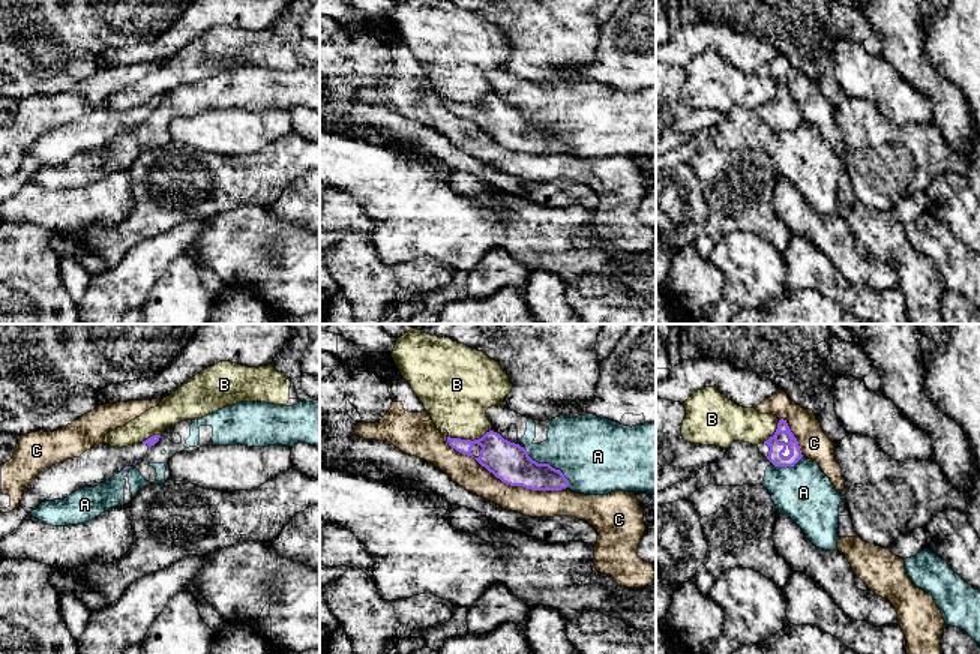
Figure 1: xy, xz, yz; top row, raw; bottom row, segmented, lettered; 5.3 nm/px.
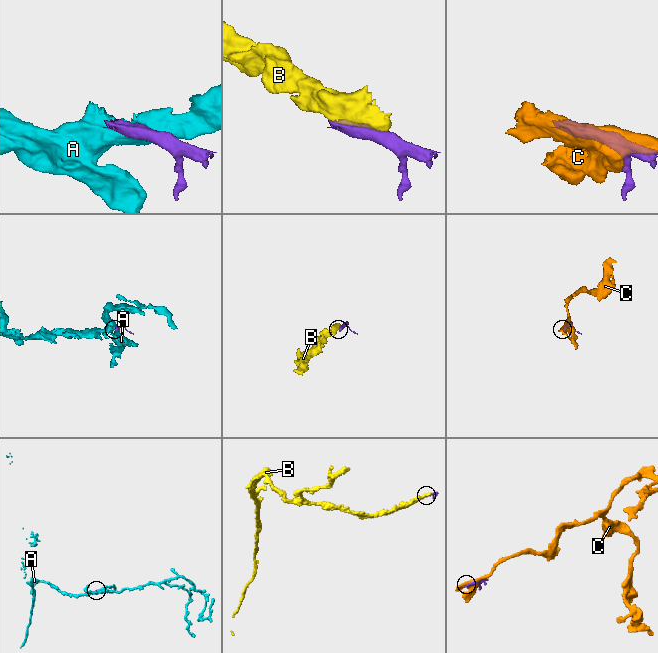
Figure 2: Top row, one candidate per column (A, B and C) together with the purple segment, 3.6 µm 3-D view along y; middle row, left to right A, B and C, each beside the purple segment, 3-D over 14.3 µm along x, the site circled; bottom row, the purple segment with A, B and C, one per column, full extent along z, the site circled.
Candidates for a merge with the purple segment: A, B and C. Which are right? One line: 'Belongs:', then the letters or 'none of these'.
Belongs: none of these

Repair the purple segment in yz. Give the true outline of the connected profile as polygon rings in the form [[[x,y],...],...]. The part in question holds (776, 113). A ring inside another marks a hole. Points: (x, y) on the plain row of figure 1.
[[[783,82],[774,99],[758,108],[758,112],[774,130],[794,130],[803,122],[798,105]]]

